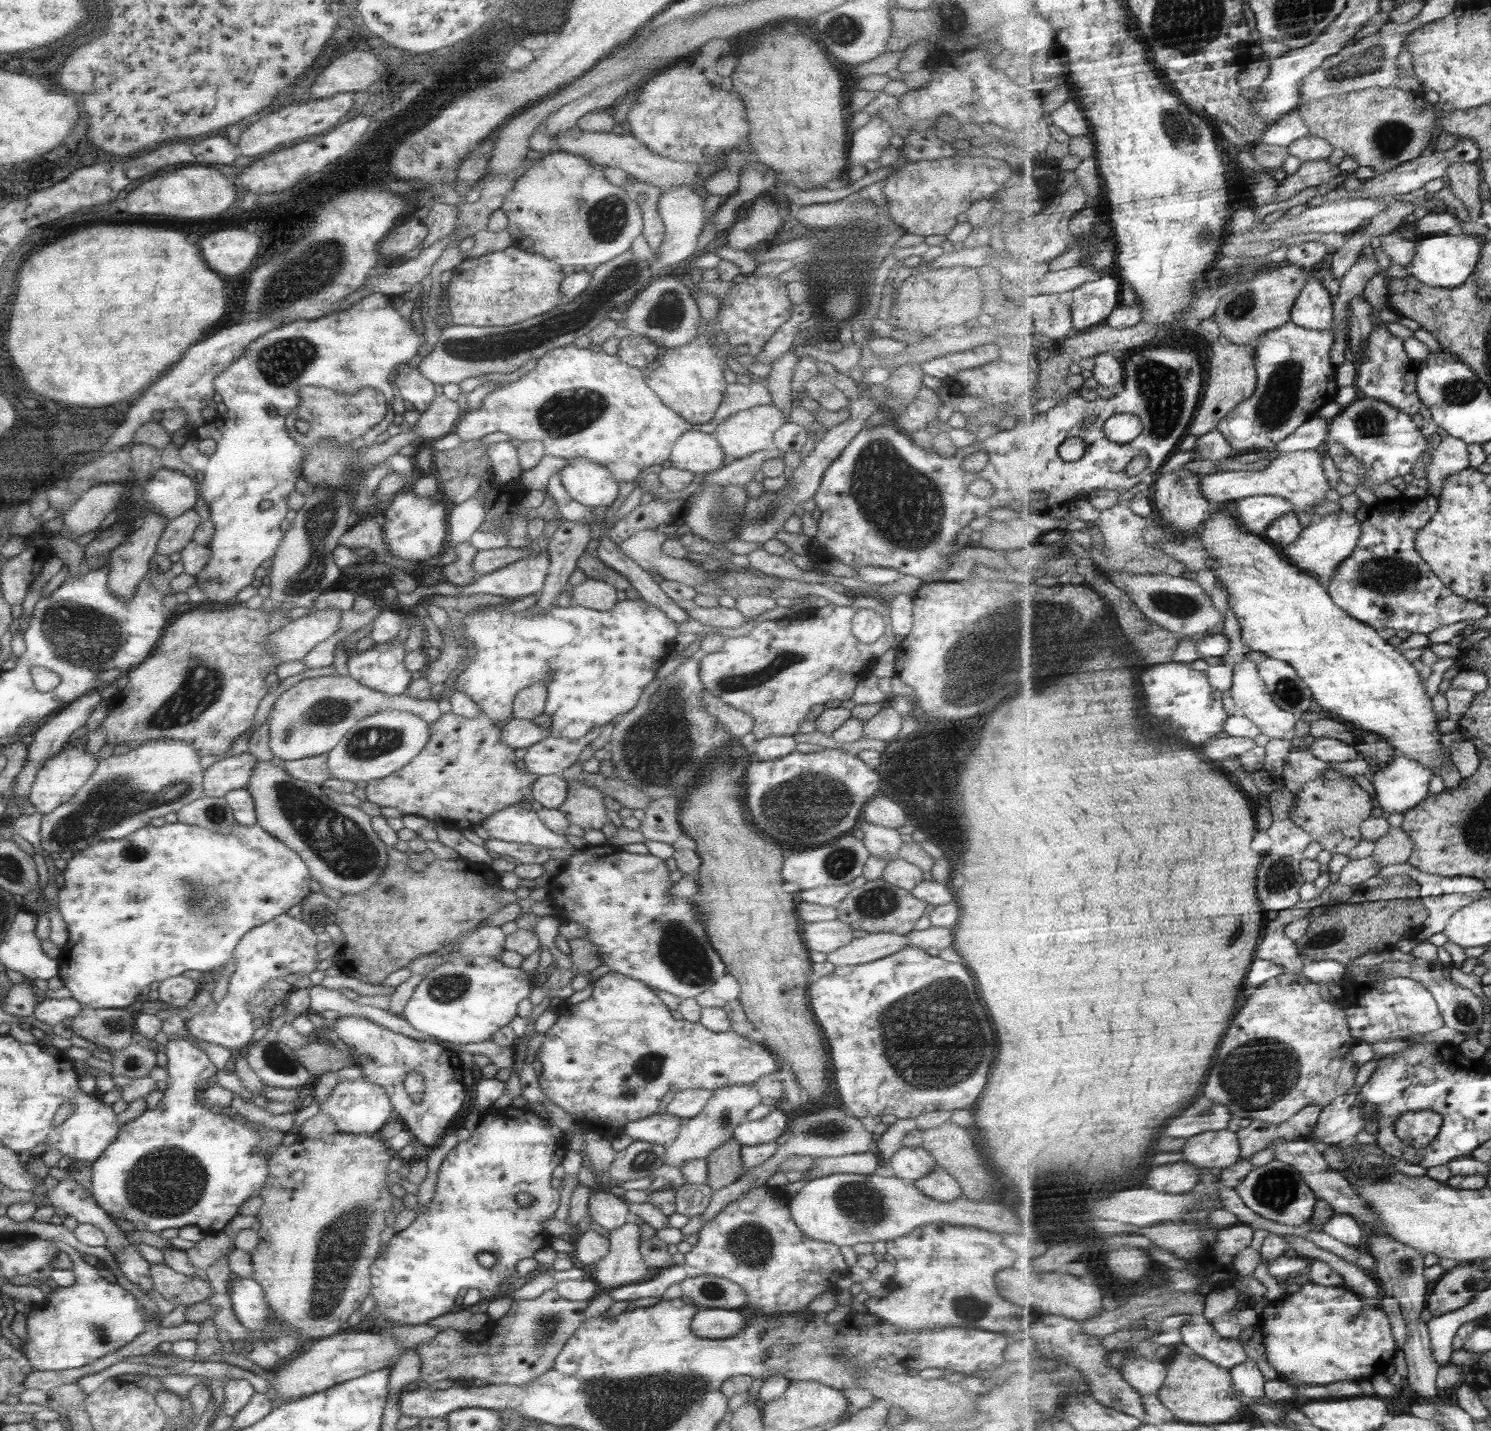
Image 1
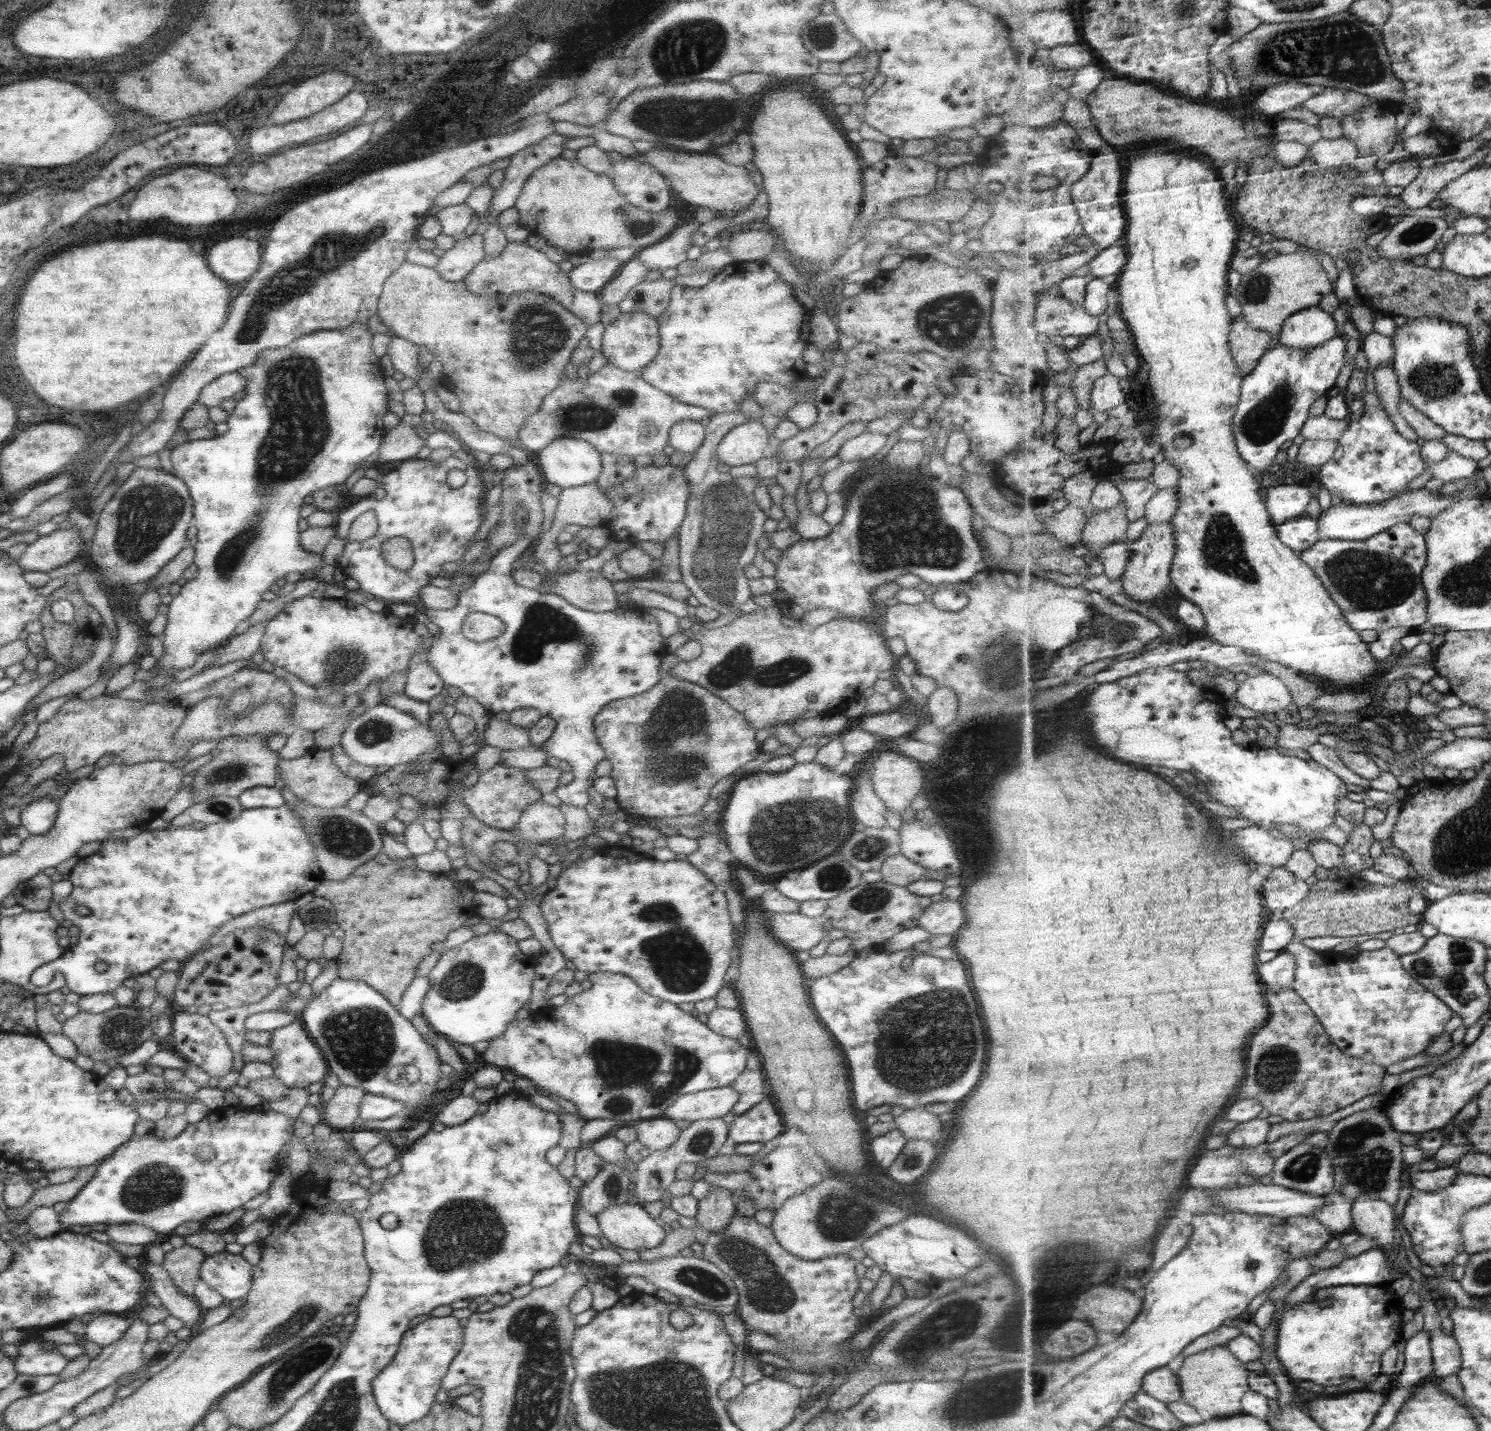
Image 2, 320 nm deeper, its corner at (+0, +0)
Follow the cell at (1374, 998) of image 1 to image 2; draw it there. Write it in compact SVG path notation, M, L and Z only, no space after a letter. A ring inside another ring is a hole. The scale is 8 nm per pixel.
M1301 940L1291 941L1283 951L1290 952L1295 957L1297 963L1297 970L1295 973L1295 980L1292 984L1292 988L1295 989L1305 1000L1306 1003L1314 1009L1314 1013L1318 1016L1318 1019L1322 1021L1322 1025L1326 1028L1328 1035L1335 1044L1342 1048L1343 1052L1356 1056L1361 1060L1378 1064L1383 1068L1389 1068L1391 1064L1397 1064L1397 1062L1403 1062L1407 1058L1413 1058L1421 1052L1425 1052L1429 1048L1429 1044L1446 1032L1446 1024L1455 1016L1455 1011L1446 1003L1443 1002L1434 992L1431 992L1426 985L1421 984L1404 966L1402 963L1402 956L1395 952L1394 948L1384 946L1376 950L1363 950L1359 951L1354 958L1345 958L1338 955L1336 952L1330 951L1315 951L1313 948L1305 947L1305 944Z

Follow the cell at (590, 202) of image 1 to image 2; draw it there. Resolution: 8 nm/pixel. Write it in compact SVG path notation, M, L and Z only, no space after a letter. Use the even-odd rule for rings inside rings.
M555 158L543 164L529 174L526 183L520 188L514 202L519 227L528 234L544 238L551 246L563 248L572 254L590 252L595 249L621 248L629 246L637 251L663 240L681 223L681 216L673 208L668 207L661 214L653 214L639 210L625 202L615 191L614 185L606 175L583 168L577 161Z

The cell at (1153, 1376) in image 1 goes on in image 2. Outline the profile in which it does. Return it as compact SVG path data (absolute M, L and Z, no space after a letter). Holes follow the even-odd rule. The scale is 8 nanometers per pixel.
M1167 1367L1147 1374L1143 1380L1142 1391L1166 1403L1184 1400L1179 1376Z

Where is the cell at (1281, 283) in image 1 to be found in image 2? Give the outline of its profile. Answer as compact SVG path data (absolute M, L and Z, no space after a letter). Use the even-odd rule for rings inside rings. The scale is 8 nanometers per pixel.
M1305 253L1270 255L1259 266L1242 276L1239 288L1234 292L1242 306L1243 316L1258 329L1279 334L1286 320L1307 308L1319 306L1325 296L1334 293L1333 282L1322 262Z

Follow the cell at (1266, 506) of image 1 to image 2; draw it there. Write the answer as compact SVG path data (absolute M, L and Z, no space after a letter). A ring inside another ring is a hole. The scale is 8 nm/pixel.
M1277 484L1265 489L1267 508L1276 526L1285 524L1288 520L1303 517L1307 512L1309 502L1314 500L1315 489L1295 484Z

